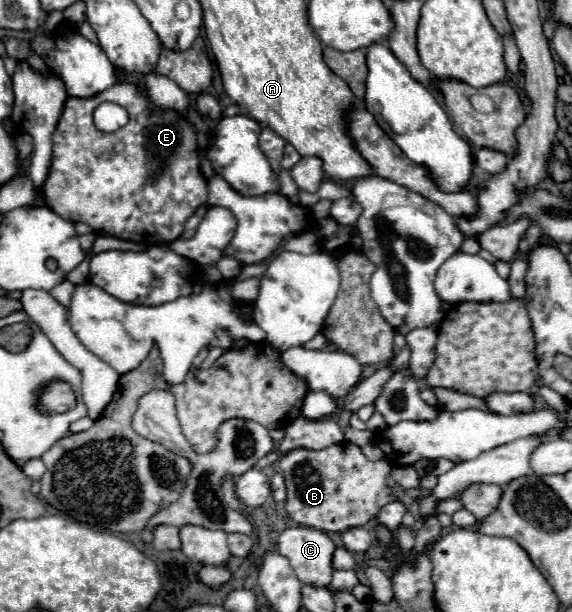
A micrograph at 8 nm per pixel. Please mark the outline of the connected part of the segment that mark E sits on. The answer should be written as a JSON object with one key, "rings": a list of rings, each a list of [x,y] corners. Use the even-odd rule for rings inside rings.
{"rings":[[[114,84],[106,92],[92,98],[68,98],[64,112],[60,116],[58,128],[54,132],[54,152],[48,178],[42,184],[44,204],[58,216],[70,222],[84,222],[100,236],[114,236],[122,240],[140,242],[144,246],[170,244],[184,232],[184,222],[188,216],[206,200],[206,180],[198,166],[198,146],[194,126],[166,110],[156,110],[146,92],[134,84]],[[102,102],[114,102],[124,106],[130,114],[130,122],[112,132],[100,132],[94,126],[92,112]]]}

